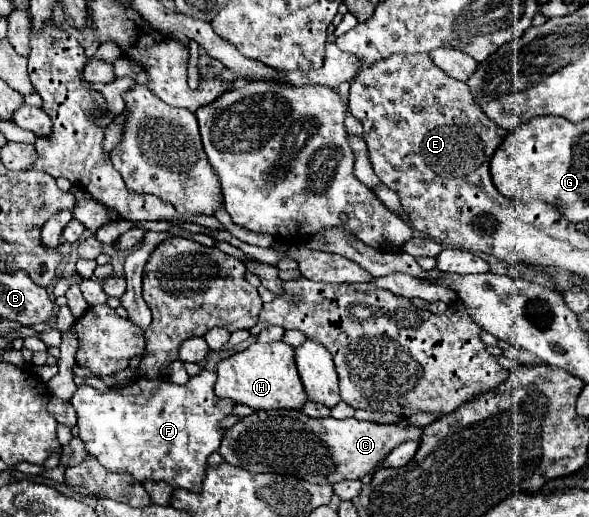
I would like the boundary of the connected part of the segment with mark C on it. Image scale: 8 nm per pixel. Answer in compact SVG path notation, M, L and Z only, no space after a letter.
M279 409L279 411L255 411L243 419L239 419L233 427L225 429L219 453L225 463L241 467L249 473L289 473L293 477L305 479L309 483L339 483L347 479L361 479L367 473L371 473L385 457L387 453L399 445L401 441L419 441L423 429L421 427L397 427L397 425L377 425L369 421L357 421L357 419L311 419L303 411L295 409Z

